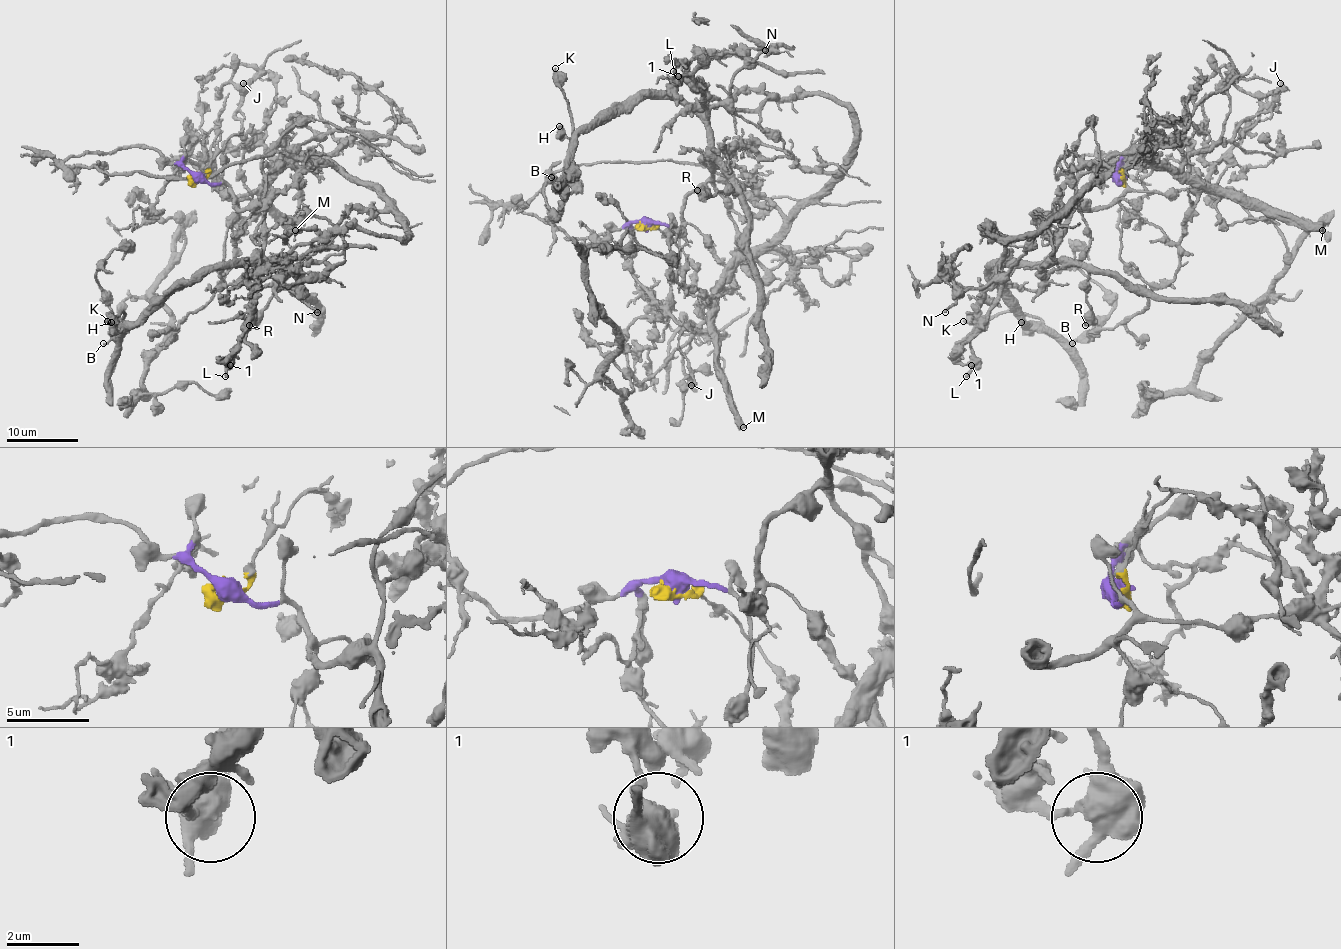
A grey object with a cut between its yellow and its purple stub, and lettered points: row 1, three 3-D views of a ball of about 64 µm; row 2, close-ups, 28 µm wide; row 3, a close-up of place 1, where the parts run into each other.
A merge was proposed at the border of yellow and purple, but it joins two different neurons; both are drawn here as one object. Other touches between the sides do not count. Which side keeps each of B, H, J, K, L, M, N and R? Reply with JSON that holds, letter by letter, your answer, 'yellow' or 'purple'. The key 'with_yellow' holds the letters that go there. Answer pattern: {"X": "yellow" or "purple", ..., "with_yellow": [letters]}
{"B": "purple", "H": "purple", "J": "yellow", "K": "purple", "L": "purple", "M": "yellow", "N": "purple", "R": "purple", "with_yellow": ["J", "M"]}

